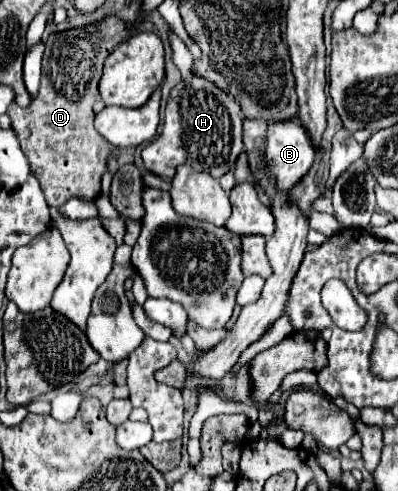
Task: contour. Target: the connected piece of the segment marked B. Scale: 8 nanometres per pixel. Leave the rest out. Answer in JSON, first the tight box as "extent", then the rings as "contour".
{"extent":[266,117,314,191],"contour":[[[292,117],[286,121],[274,121],[268,125],[268,139],[266,139],[266,173],[274,173],[278,181],[278,189],[290,191],[302,177],[304,173],[312,167],[314,161],[314,145],[310,141],[310,135],[302,127],[300,117]]]}

